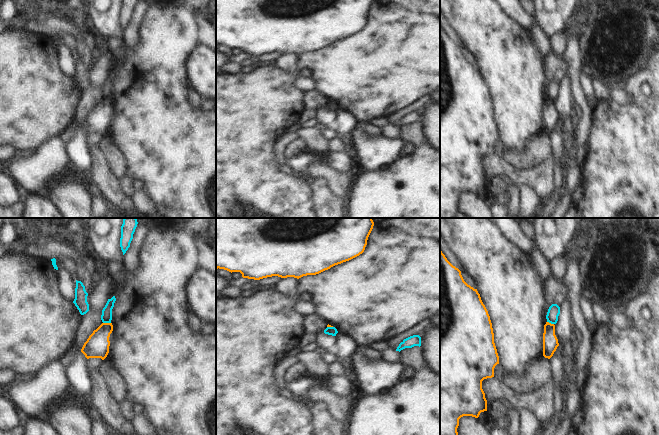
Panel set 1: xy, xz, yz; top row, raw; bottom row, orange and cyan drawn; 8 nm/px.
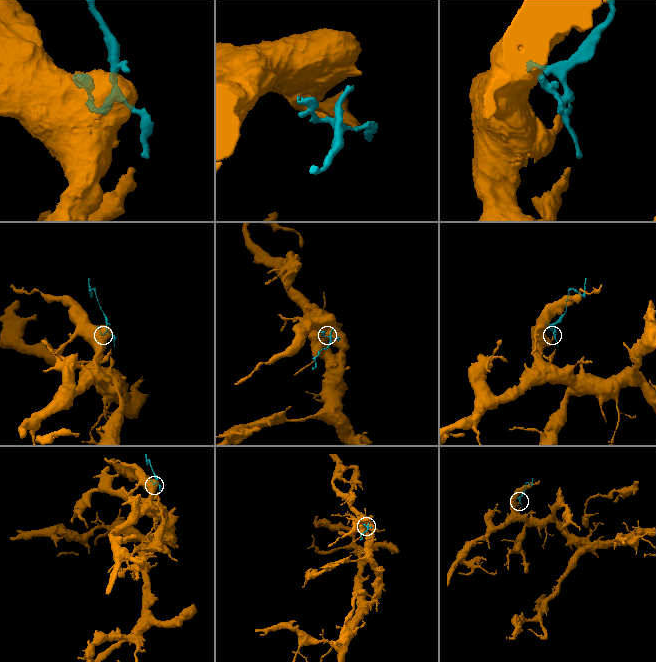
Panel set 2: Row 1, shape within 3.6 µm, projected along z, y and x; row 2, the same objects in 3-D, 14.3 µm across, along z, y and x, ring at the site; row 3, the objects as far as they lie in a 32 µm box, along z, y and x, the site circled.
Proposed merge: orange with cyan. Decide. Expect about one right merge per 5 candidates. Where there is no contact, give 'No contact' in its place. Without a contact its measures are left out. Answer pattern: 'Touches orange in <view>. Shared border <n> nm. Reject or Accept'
Touches orange in xy. Shared border 60 nm. Reject

